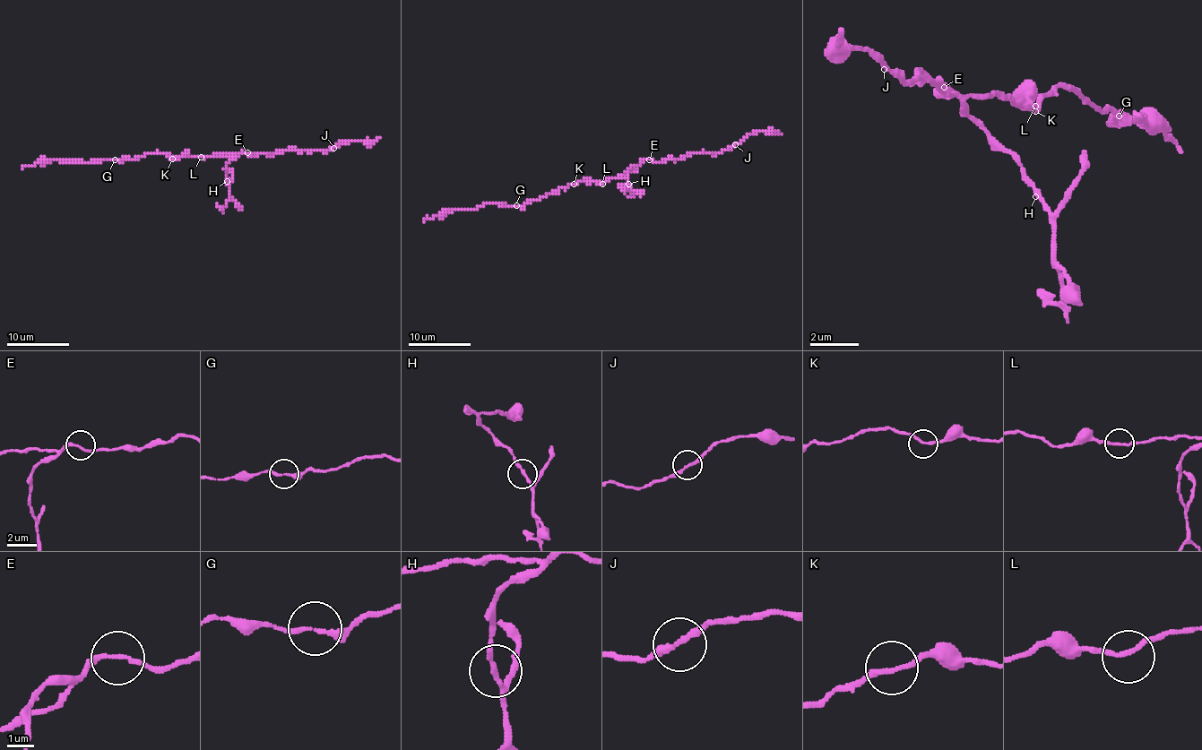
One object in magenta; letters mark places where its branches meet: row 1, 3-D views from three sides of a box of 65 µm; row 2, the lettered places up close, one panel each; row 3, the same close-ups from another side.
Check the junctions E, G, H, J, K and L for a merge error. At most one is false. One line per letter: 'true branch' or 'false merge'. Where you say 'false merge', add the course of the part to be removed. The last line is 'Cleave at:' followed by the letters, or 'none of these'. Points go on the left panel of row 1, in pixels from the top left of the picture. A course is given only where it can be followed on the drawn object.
E: true branch
G: true branch
H: true branch
J: true branch
K: true branch
L: true branch
Cleave at: none of these

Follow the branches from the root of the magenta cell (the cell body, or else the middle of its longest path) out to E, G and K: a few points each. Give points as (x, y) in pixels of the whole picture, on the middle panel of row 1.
E: (602, 182), (613, 177), (624, 177), (643, 161), (649, 159)
G: (602, 182), (580, 180), (528, 201), (523, 205), (515, 205)
K: (602, 182), (580, 180), (574, 184)

